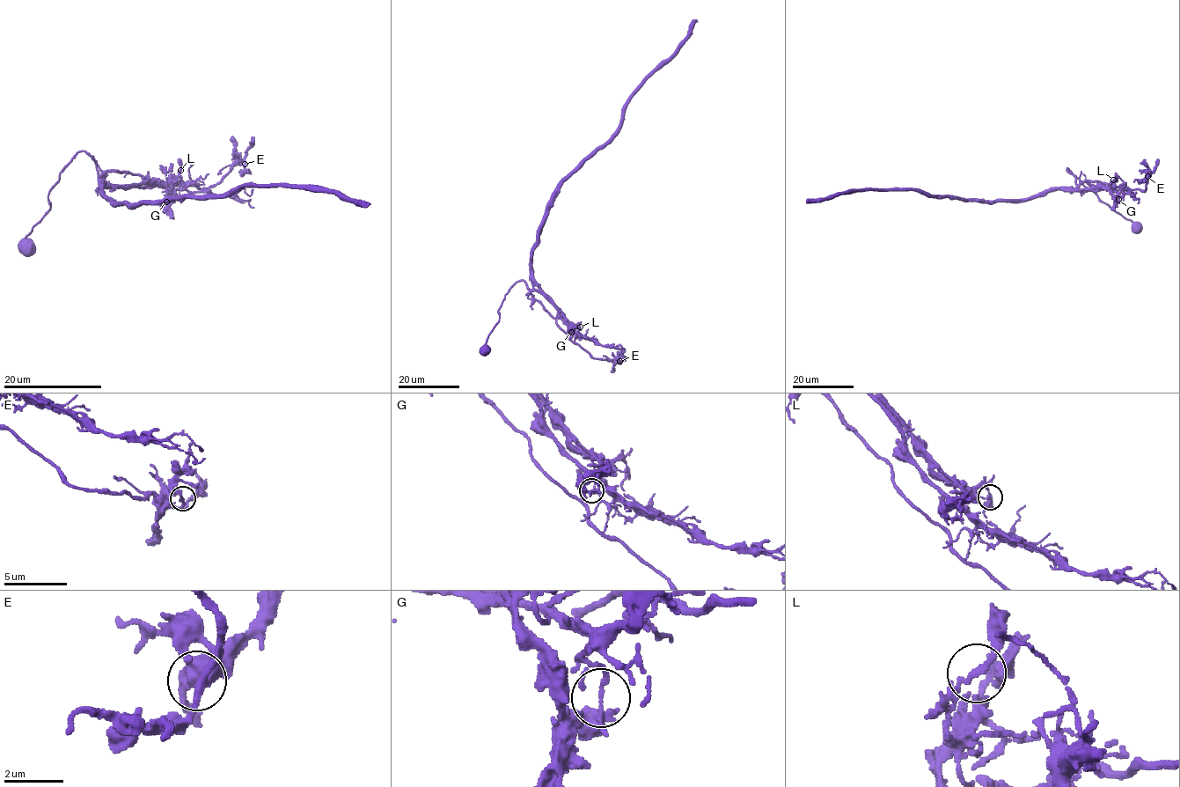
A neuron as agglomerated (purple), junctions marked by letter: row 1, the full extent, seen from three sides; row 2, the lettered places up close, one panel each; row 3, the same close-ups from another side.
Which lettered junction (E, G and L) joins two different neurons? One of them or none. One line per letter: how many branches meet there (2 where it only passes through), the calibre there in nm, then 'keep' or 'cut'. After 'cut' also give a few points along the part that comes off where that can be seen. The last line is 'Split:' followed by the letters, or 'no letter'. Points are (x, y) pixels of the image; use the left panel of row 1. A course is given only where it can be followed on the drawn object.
E: 2 | 240 nm | keep
G: 4 | 140 nm | cut | (165, 201), (172, 193), (157, 185), (106, 184), (81, 150), (25, 238), (29, 254)
L: 2 | 170 nm | keep
Split: G

